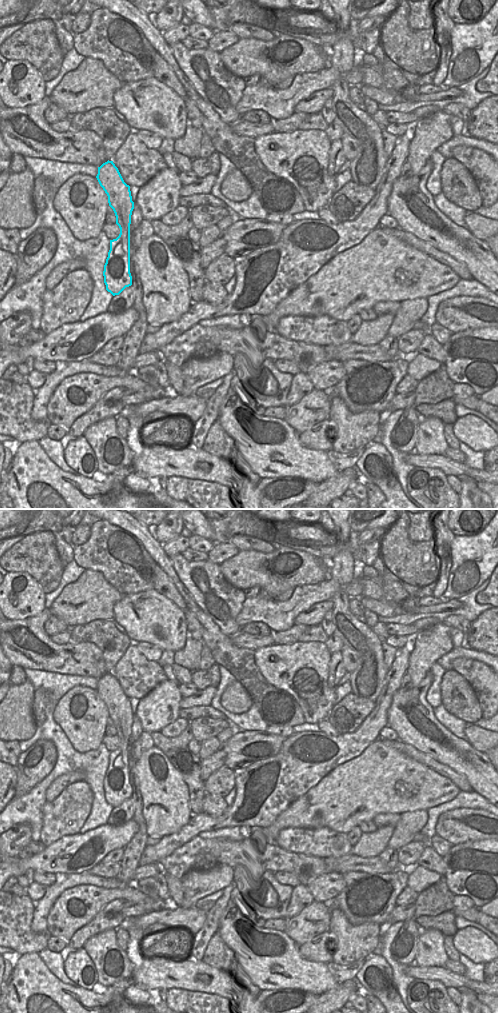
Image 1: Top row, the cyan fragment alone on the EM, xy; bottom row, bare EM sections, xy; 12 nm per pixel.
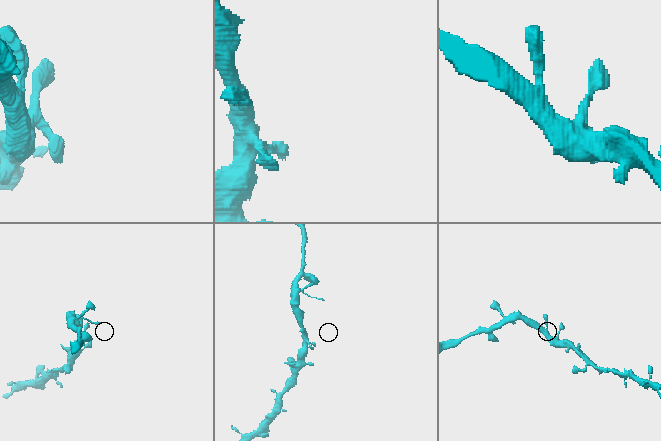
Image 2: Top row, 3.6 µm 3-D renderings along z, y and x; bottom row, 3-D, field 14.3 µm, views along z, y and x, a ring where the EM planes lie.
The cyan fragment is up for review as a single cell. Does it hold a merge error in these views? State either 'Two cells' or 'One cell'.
One cell

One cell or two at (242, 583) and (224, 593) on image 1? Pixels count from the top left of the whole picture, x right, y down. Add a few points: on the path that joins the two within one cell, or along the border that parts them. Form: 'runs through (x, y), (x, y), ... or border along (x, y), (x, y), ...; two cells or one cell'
border along (220, 569), (223, 577), (228, 582), (243, 590); two cells

